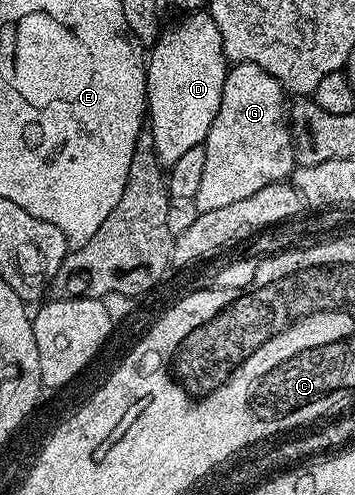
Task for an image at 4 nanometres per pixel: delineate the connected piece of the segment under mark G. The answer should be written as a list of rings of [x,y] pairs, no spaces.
[[[236,63],[230,68],[225,77],[225,85],[221,93],[221,109],[217,109],[217,117],[213,117],[213,125],[207,134],[207,140],[202,143],[205,149],[205,169],[201,176],[201,185],[197,188],[195,194],[195,204],[197,209],[201,211],[208,211],[209,209],[222,209],[224,205],[230,205],[236,201],[245,201],[245,197],[251,196],[253,193],[258,193],[260,189],[265,189],[265,185],[273,185],[274,183],[281,183],[286,180],[289,175],[294,172],[297,164],[295,162],[295,140],[291,137],[290,126],[285,119],[285,103],[283,107],[283,98],[285,92],[283,87],[273,78],[269,73],[265,73],[265,69],[261,69],[261,65],[253,65],[252,63]]]

